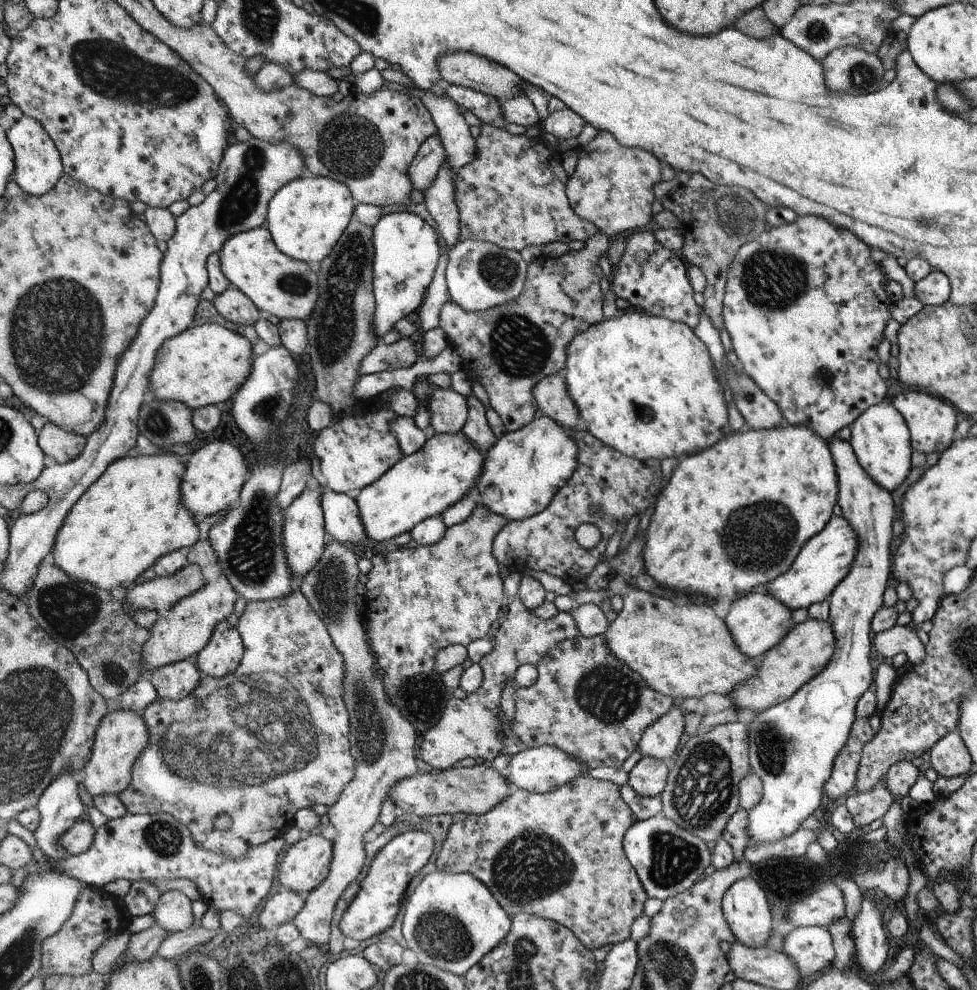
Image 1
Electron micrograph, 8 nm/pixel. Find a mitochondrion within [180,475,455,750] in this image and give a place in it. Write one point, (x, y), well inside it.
(251, 558)

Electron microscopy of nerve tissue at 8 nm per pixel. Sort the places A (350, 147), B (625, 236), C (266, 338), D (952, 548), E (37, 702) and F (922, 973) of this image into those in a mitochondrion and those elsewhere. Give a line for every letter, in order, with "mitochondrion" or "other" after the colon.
A: mitochondrion
B: other
C: other
D: mitochondrion
E: mitochondrion
F: other

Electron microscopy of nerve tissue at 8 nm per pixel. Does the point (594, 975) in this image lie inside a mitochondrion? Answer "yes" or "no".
no

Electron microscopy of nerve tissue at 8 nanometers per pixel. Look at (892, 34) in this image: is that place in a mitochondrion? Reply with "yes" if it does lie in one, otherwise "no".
no

